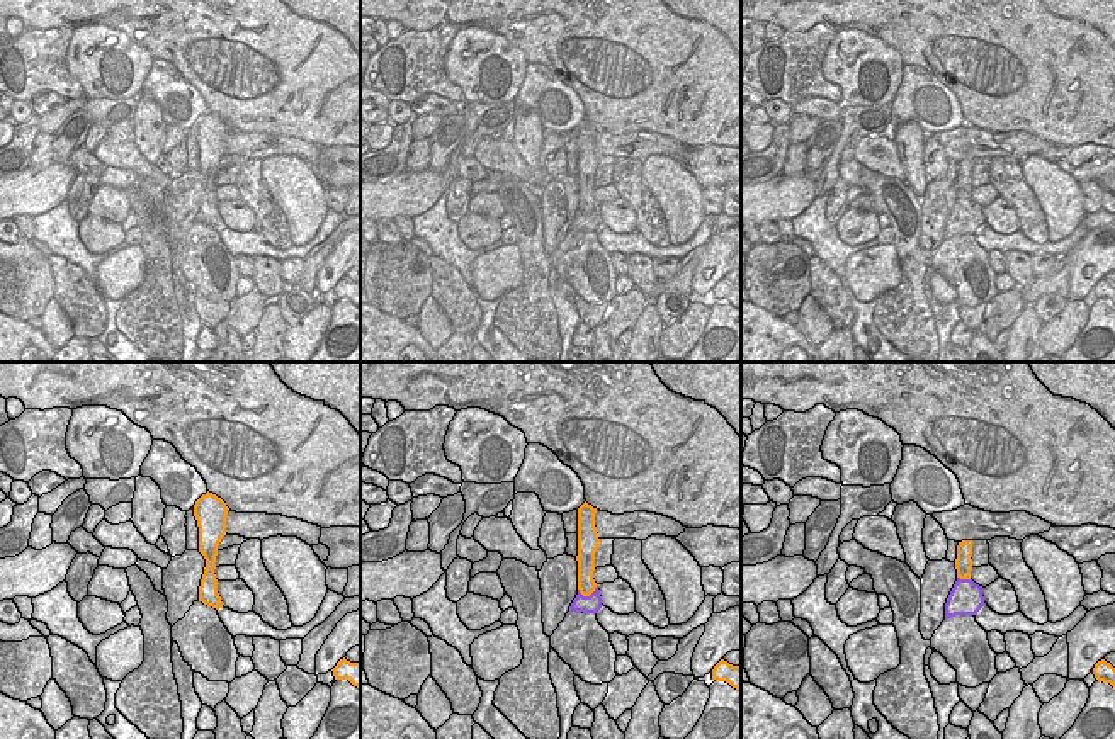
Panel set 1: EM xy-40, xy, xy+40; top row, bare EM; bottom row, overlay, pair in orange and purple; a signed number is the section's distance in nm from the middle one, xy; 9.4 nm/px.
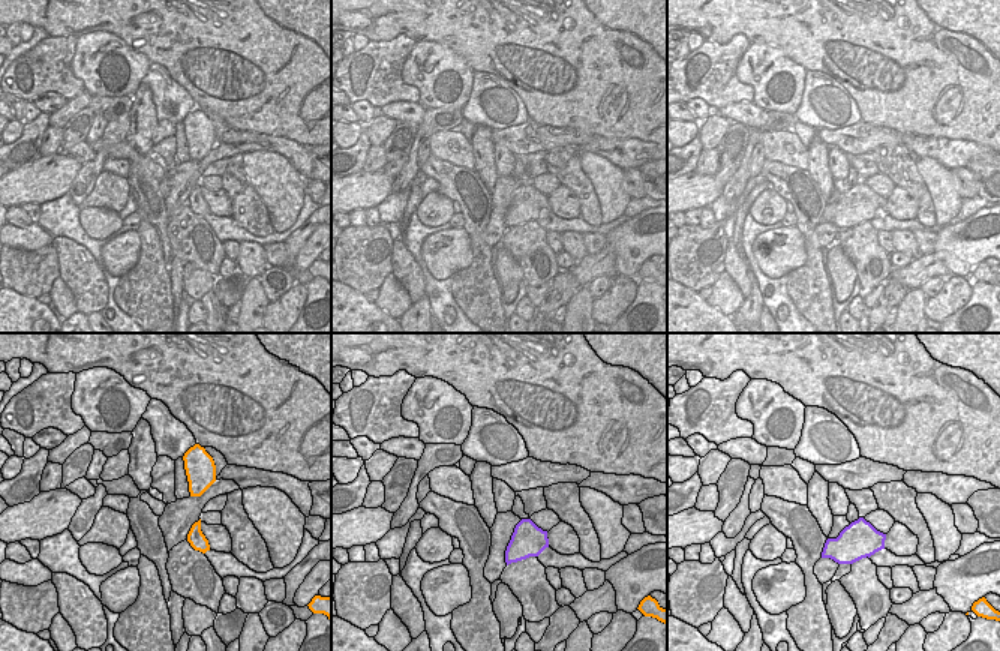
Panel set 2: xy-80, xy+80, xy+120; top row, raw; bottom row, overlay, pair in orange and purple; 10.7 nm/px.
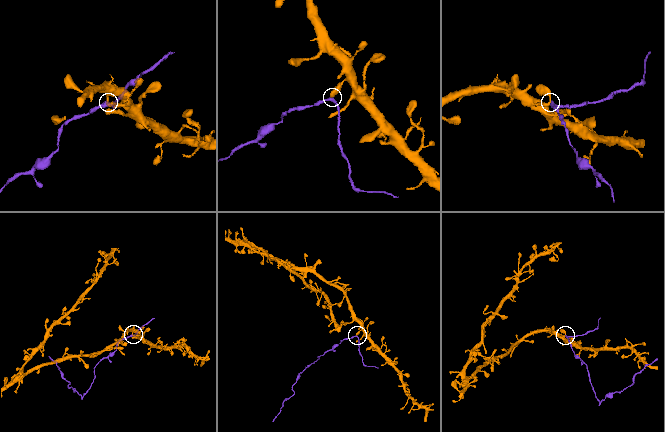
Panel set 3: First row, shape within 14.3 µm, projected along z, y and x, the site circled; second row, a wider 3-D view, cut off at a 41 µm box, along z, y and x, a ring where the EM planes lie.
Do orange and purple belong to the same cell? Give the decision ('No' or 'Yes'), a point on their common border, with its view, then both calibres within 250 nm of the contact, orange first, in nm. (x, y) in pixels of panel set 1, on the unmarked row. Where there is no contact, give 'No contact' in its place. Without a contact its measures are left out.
No. Touches orange at xy (588, 214). Thickness 170 nm (orange) against 170 nm.

